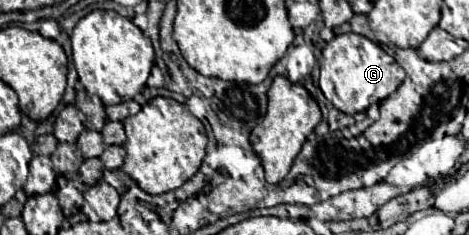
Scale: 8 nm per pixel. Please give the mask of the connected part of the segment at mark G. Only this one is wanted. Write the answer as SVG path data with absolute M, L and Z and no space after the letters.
M348 32L336 36L322 50L319 59L320 76L318 85L324 96L335 108L346 114L364 112L370 104L378 104L388 98L406 78L404 68L388 56L378 44L366 36Z

